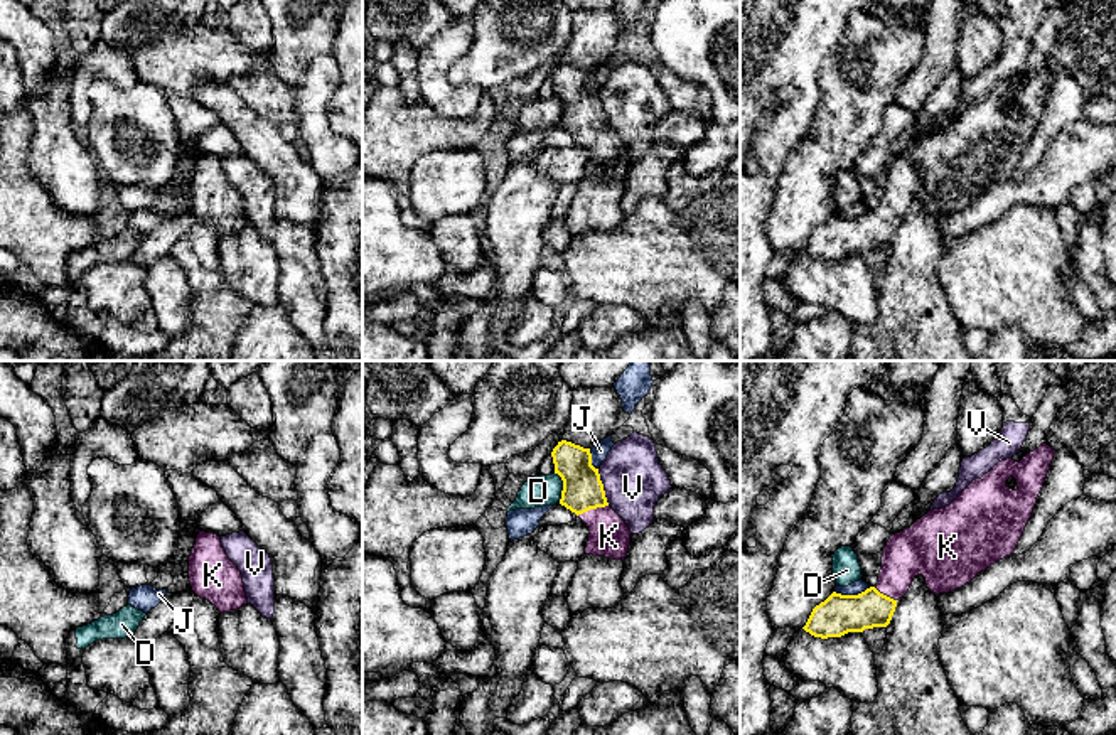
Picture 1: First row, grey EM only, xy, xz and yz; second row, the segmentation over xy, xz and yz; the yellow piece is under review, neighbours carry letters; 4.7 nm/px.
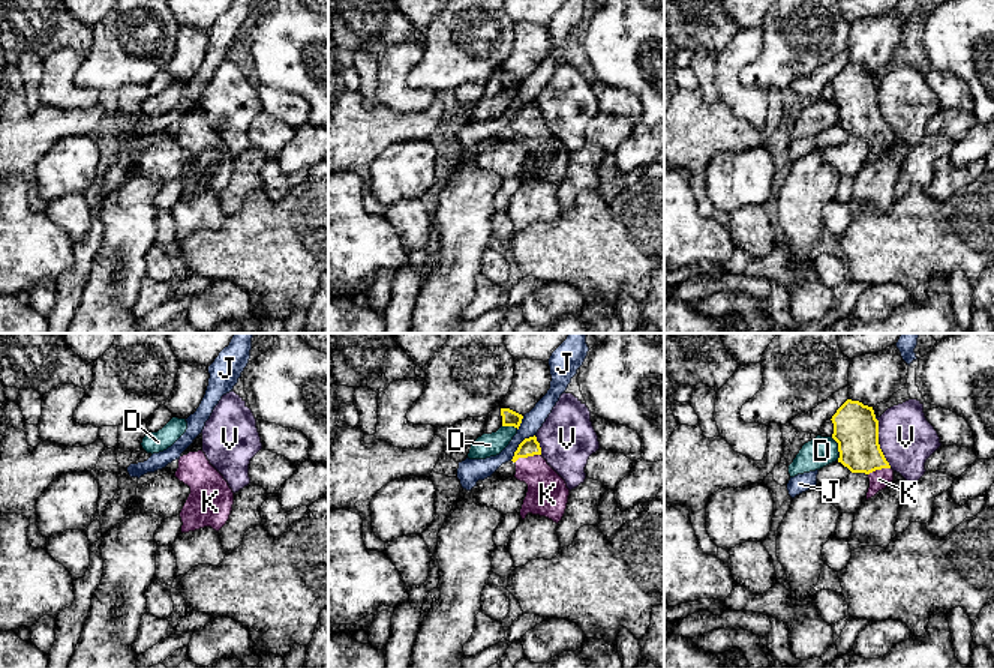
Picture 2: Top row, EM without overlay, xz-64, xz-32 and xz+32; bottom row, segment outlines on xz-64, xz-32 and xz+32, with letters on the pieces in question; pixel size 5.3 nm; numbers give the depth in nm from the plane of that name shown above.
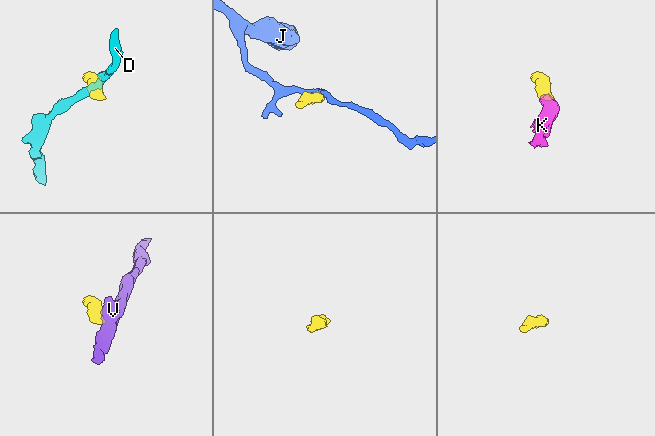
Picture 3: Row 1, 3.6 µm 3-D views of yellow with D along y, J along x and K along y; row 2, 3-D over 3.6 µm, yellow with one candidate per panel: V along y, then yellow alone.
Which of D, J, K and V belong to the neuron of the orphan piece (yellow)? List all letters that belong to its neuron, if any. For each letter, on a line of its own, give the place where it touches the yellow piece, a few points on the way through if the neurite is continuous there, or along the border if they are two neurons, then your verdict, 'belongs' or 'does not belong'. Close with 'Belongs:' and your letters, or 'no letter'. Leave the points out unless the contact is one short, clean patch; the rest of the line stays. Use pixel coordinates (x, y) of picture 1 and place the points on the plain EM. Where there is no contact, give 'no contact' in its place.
D: meets yellow in xz at (563, 108); border along xz (553, 95), (562, 103), (560, 122); does not belong
J: meets yellow in yz at (852, 218); border along yz (870, 209), (857, 216), (835, 214); does not belong
K: meets yellow in xz at (592, 130); runs through xz (582, 113), (592, 130), (607, 150), (609, 159); belongs
V: meets yellow in xz at (602, 110); border along xz (597, 91), (609, 127); does not belong
Belongs: K

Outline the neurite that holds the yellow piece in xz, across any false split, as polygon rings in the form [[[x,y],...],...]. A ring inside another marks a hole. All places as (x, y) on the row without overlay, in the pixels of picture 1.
[[[561,62],[551,74],[555,96],[563,103],[560,126],[580,140],[590,157],[585,177],[625,182],[630,152],[609,128],[590,71]]]

